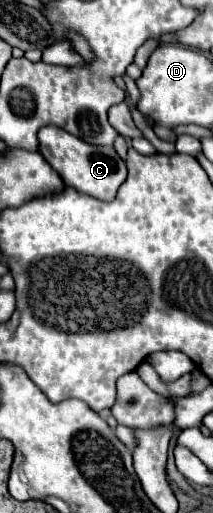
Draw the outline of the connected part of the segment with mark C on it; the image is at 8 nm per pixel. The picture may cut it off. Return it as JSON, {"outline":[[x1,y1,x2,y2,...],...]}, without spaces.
{"outline":[[55,125,39,129,39,153,61,175,67,187,75,187,81,193,89,193,101,201,113,201,117,189,127,179,125,161,115,153,113,145,89,145]]}

